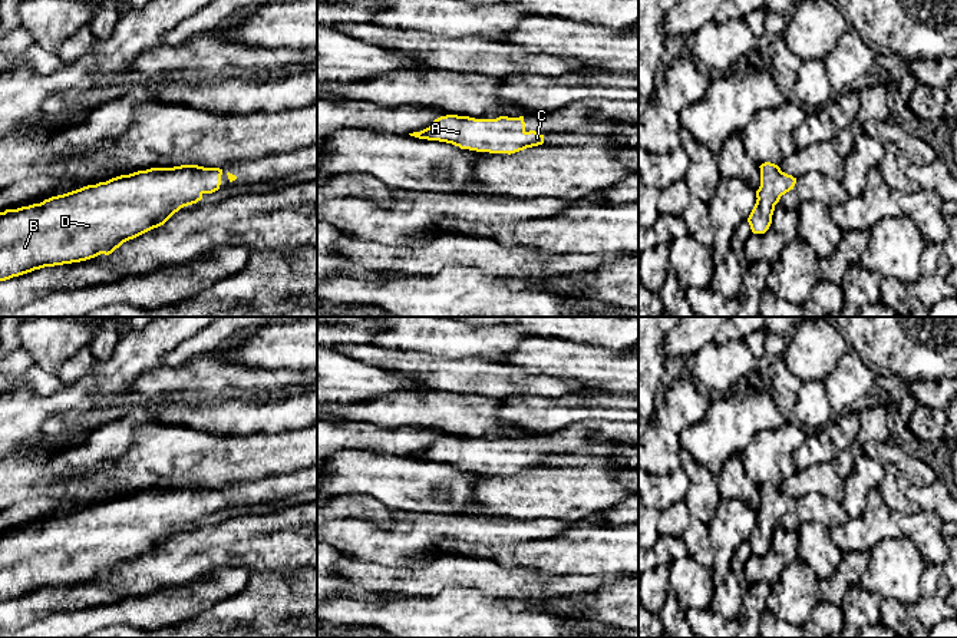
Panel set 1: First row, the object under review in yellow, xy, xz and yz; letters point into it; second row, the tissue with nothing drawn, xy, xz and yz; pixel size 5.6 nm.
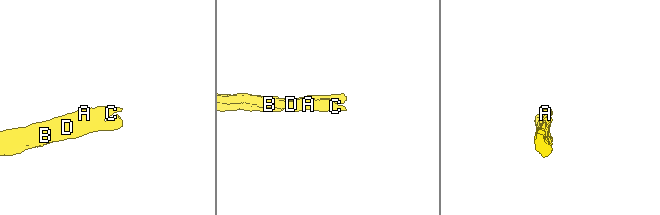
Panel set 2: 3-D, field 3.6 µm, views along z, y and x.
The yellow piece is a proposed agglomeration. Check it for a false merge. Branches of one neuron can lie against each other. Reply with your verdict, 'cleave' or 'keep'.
keep

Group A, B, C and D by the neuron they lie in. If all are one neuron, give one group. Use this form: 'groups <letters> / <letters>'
groups A B C D

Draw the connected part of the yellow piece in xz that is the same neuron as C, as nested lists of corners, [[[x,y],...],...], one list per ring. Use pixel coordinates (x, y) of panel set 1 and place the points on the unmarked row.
[[[446,436],[435,440],[429,449],[409,456],[452,465],[461,470],[508,476],[544,465],[544,456],[525,452],[524,437],[475,440]]]

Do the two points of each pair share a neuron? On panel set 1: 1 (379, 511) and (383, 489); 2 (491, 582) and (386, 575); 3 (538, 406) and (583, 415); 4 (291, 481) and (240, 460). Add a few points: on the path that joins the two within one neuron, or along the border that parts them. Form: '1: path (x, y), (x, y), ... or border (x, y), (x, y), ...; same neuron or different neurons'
1: border (349, 492), (368, 493), (392, 511); different neurons
2: path (465, 577), (412, 577); same neuron
3: path (550, 410), (571, 410); same neuron
4: border (302, 468), (243, 482); different neurons

